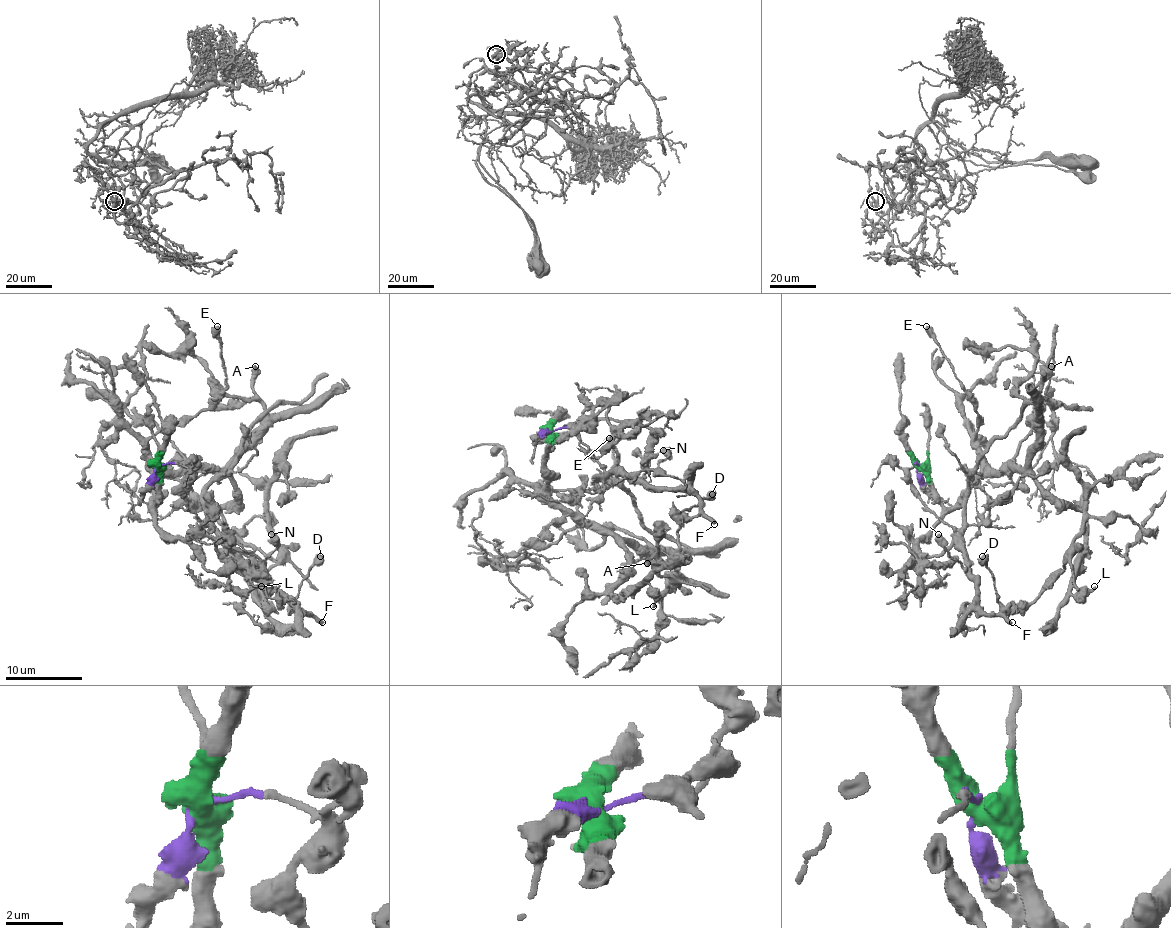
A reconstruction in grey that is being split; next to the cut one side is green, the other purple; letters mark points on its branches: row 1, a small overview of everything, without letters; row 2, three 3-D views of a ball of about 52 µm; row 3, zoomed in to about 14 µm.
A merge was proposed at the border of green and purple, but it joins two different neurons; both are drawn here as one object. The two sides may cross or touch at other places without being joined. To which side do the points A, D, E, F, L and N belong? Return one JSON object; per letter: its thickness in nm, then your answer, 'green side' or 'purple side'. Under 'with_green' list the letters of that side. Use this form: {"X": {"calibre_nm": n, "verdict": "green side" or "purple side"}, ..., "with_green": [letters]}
{"A": {"calibre_nm": 550, "verdict": "green side"}, "D": {"calibre_nm": 800, "verdict": "purple side"}, "E": {"calibre_nm": 600, "verdict": "green side"}, "F": {"calibre_nm": 400, "verdict": "purple side"}, "L": {"calibre_nm": 280, "verdict": "green side"}, "N": {"calibre_nm": 550, "verdict": "purple side"}, "with_green": ["A", "E", "L"]}

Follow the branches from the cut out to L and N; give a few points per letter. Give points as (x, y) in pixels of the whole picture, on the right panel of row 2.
L: (918, 467), (930, 490), (951, 507), (983, 477), (1029, 473), (1083, 513), (1083, 569), (1071, 592), (1094, 586)
N: (918, 467), (916, 463), (909, 473), (912, 492), (958, 532), (958, 549), (964, 567), (945, 548), (937, 534)

